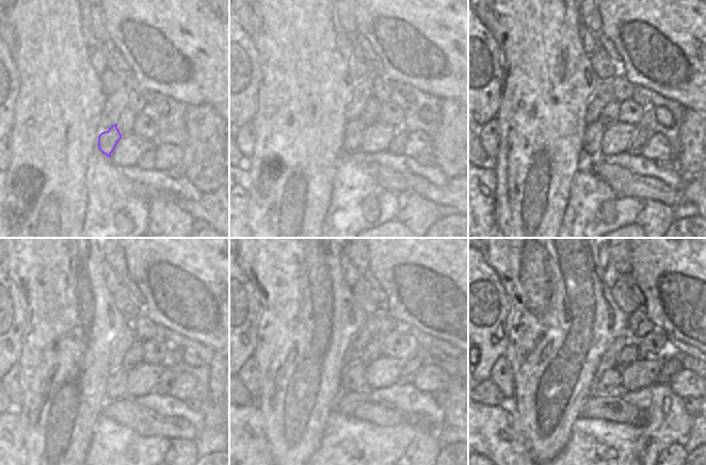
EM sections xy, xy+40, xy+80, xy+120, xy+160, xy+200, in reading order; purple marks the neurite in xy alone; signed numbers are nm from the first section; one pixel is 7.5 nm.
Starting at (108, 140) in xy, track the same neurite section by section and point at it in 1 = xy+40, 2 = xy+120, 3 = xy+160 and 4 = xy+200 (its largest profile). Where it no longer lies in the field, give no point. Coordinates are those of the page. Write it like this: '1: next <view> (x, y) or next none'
1: next xy+40 (354, 129)
2: next xy+120 (116, 378)
3: next xy+160 (355, 380)
4: next xy+200 (609, 384)

